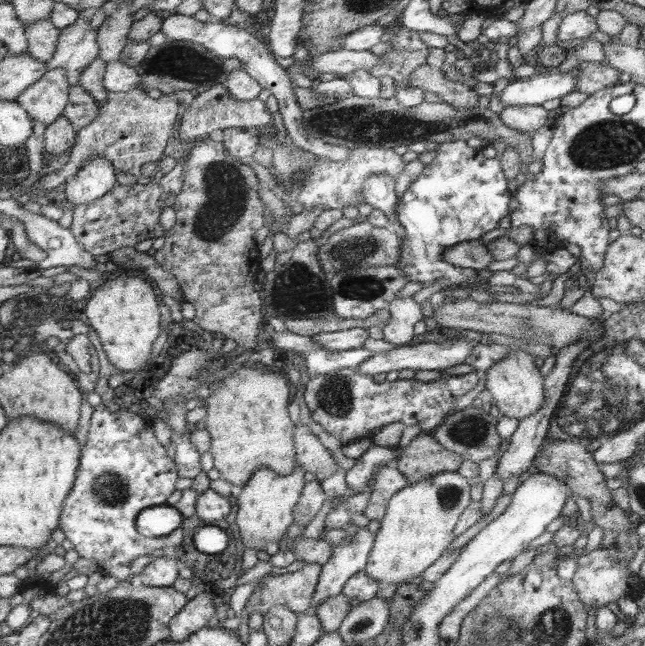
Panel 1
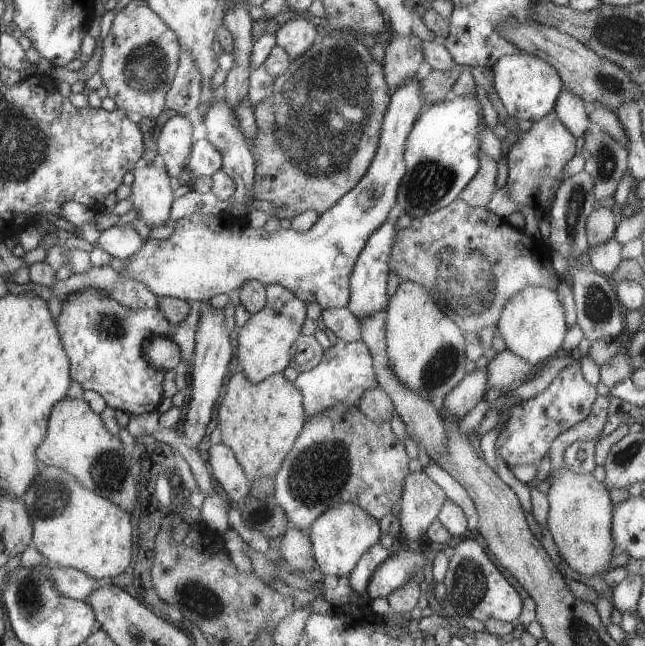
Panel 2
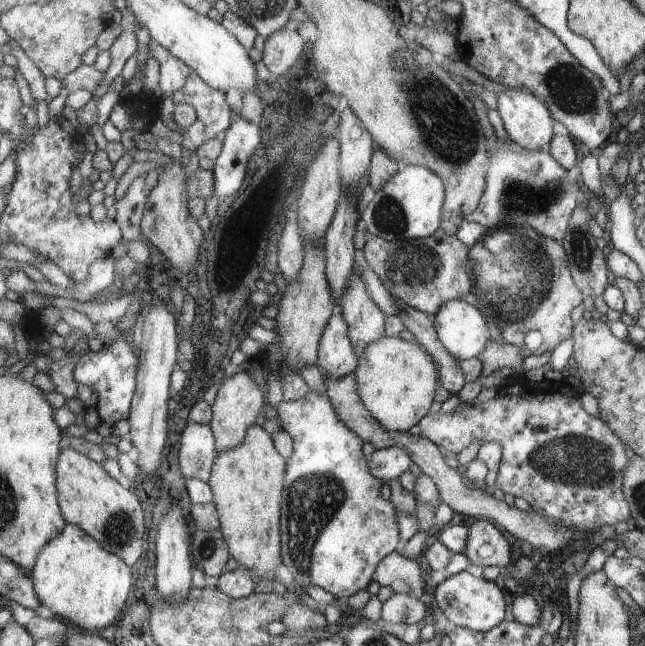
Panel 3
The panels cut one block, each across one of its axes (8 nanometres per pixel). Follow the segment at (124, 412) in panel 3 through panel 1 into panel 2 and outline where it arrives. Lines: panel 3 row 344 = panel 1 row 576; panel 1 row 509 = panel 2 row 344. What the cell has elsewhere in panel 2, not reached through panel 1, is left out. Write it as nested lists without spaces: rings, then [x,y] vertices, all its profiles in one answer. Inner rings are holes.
[[[88,287],[81,291],[70,292],[61,301],[57,329],[69,355],[74,382],[78,382],[83,390],[98,392],[104,398],[106,406],[114,410],[130,412],[131,415],[143,415],[146,412],[156,411],[158,404],[164,398],[164,390],[162,390],[164,370],[150,366],[144,360],[142,348],[144,348],[144,342],[154,334],[168,335],[168,332],[172,332],[172,325],[160,310],[157,308],[130,310],[130,307],[120,306],[105,290]]]

